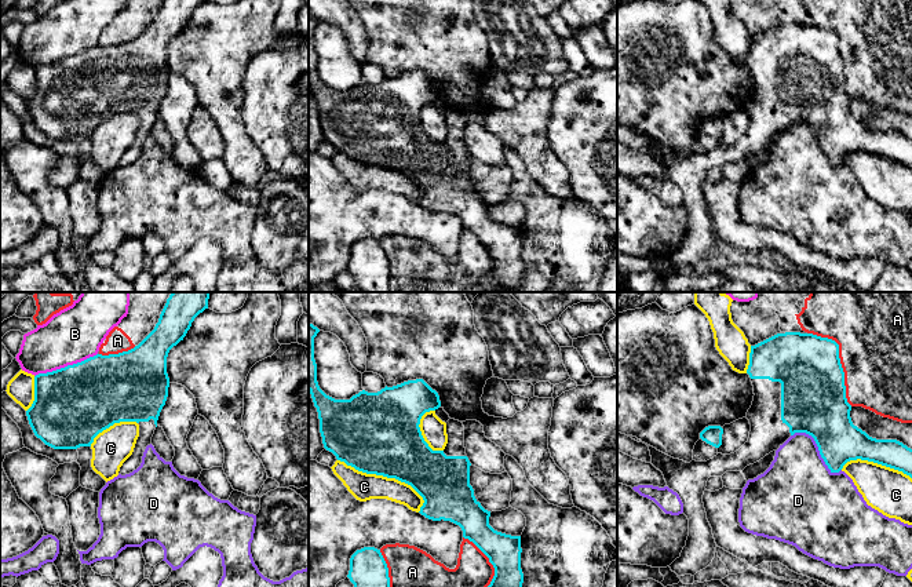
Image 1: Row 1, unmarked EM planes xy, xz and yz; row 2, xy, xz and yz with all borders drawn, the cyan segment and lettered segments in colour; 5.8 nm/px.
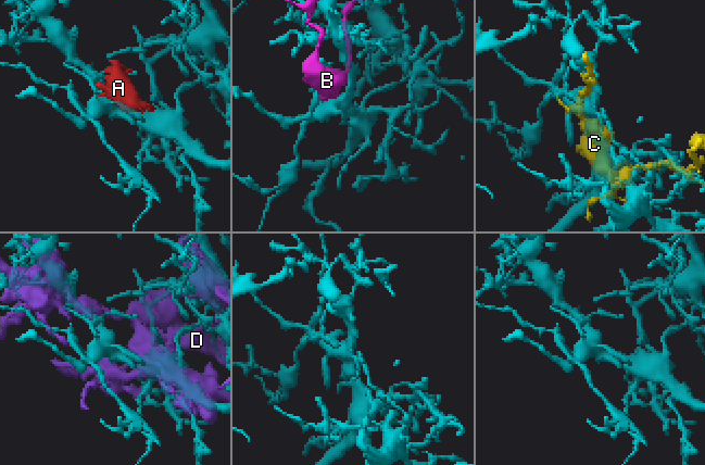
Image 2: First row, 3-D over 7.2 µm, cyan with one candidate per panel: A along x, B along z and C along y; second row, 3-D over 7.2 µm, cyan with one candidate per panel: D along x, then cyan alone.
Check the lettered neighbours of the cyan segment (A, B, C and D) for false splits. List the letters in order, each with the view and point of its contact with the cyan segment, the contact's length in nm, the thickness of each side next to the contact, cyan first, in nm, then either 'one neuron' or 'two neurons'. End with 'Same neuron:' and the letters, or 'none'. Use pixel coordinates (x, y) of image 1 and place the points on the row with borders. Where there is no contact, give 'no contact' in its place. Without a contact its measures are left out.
A: meets cyan in yz at (839, 360); contact 500 nm long; 380 nm thick on the cyan side, 440 nm on the other; two neurons
B: meets cyan in xy at (65, 367); contact 400 nm long; 460 nm thick on the cyan side, 320 nm on the other; two neurons
C: meets cyan in xz at (386, 476); contact 550 nm long; 460 nm thick on the cyan side, 160 nm on the other; two neurons
D: meets cyan in yz at (819, 448); contact 360 nm long; 340 nm thick on the cyan side, 400 nm on the other; two neurons
Same neuron: none

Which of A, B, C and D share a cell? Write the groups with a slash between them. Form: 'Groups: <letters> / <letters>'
Groups: A / B / C / D

